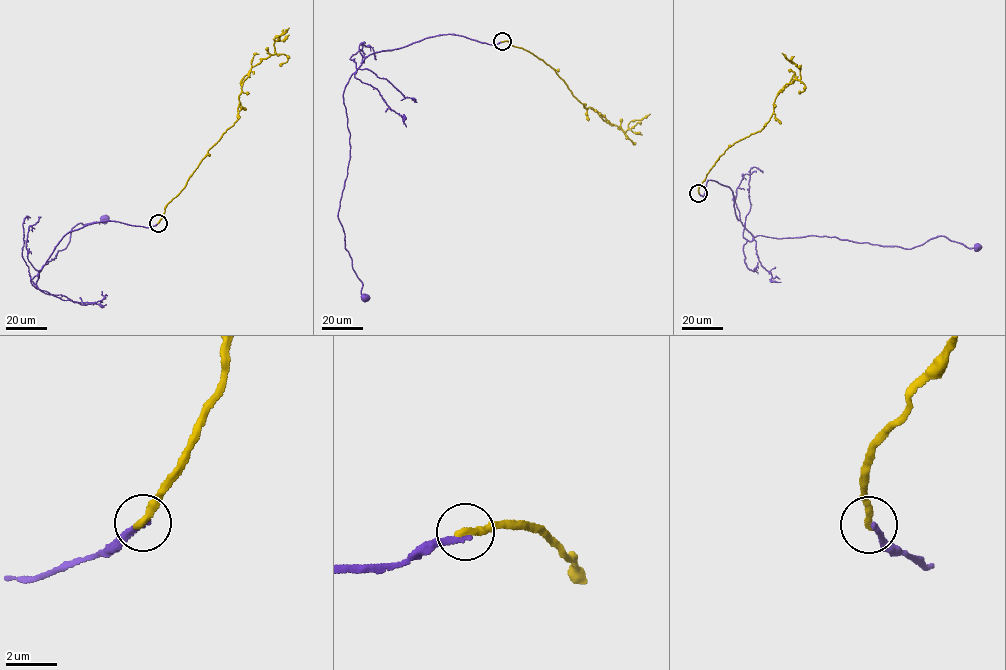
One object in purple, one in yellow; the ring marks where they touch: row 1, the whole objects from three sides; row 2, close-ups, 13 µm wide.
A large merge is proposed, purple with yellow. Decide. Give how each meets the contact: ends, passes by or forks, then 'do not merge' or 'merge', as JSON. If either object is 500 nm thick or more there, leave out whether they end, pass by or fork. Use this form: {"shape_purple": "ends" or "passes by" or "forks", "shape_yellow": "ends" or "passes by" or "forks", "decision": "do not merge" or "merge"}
{"shape_purple": "ends", "shape_yellow": "ends", "decision": "do not merge"}

